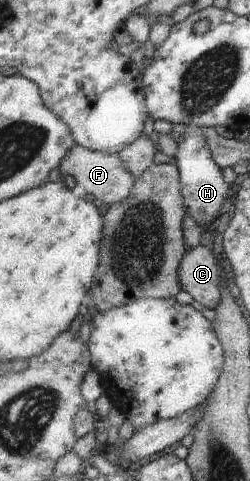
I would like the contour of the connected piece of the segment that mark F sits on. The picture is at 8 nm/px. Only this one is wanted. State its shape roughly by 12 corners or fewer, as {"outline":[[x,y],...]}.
{"outline":[[78,142],[60,164],[63,179],[114,205],[136,176],[120,153]]}

